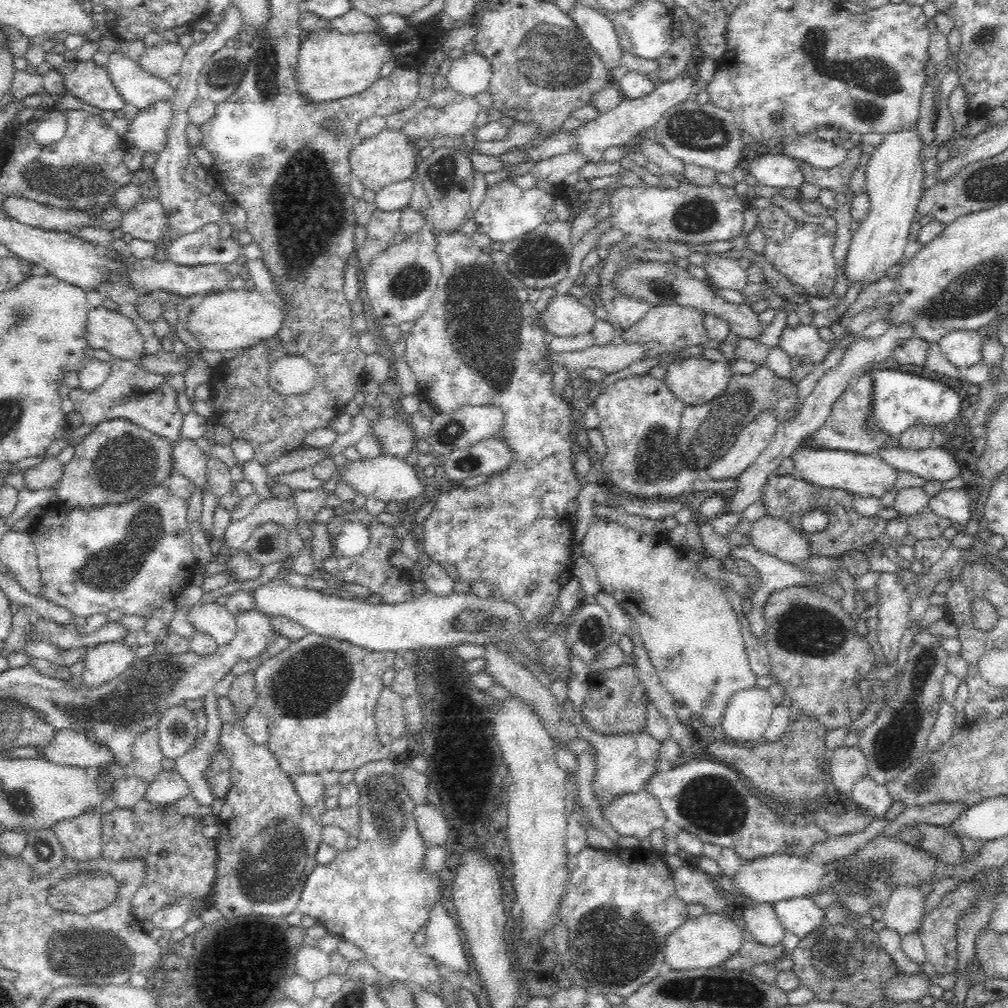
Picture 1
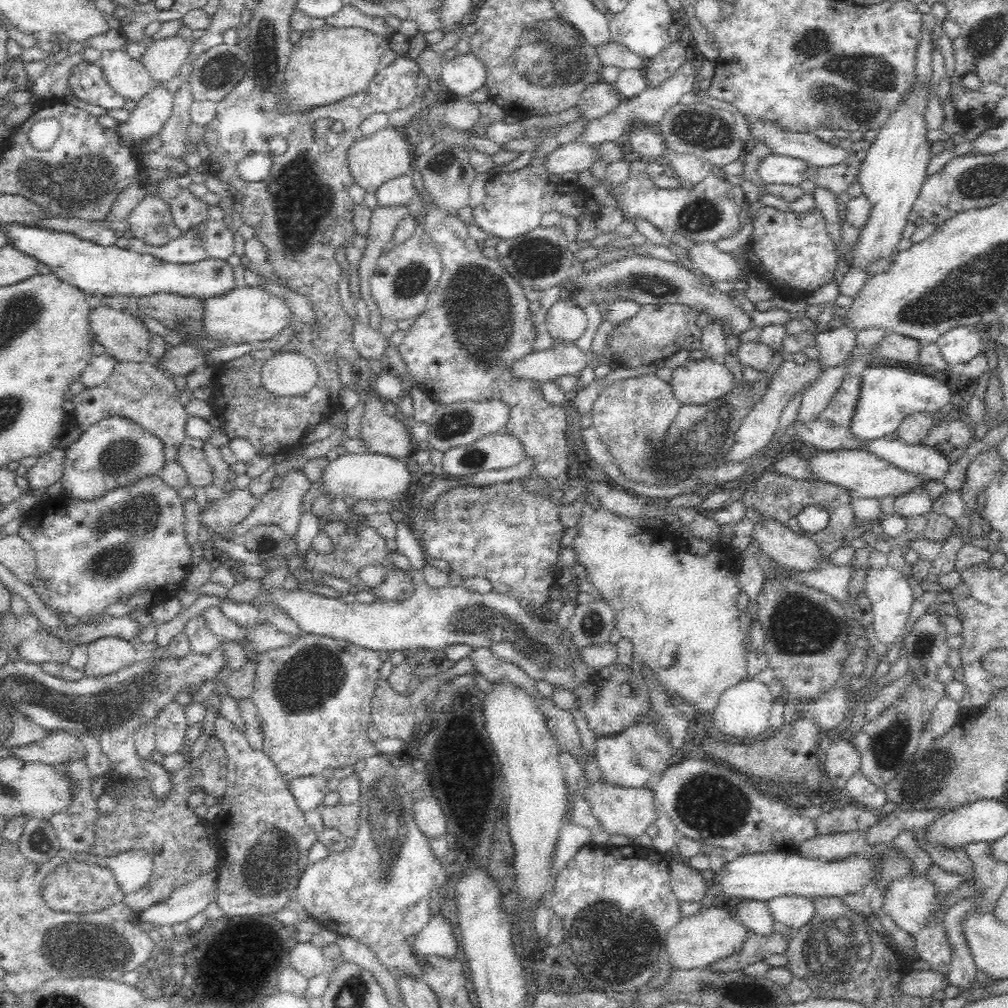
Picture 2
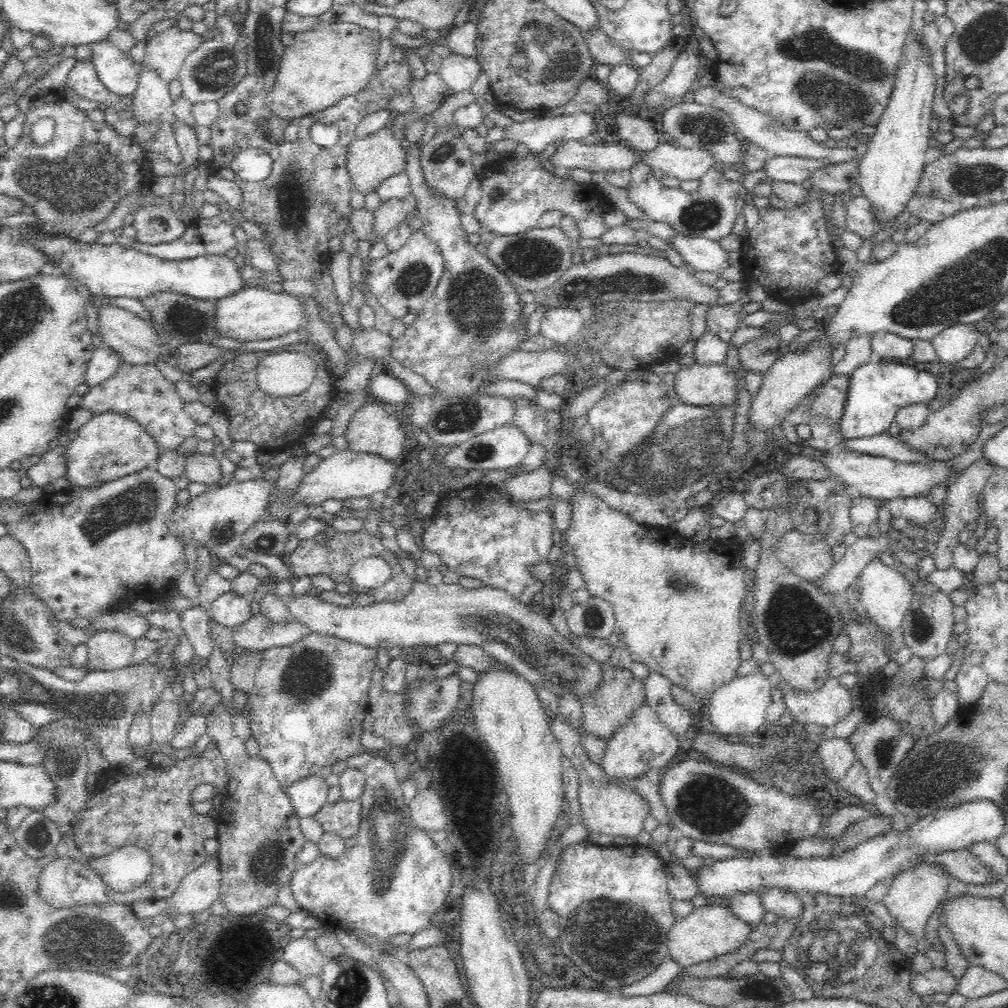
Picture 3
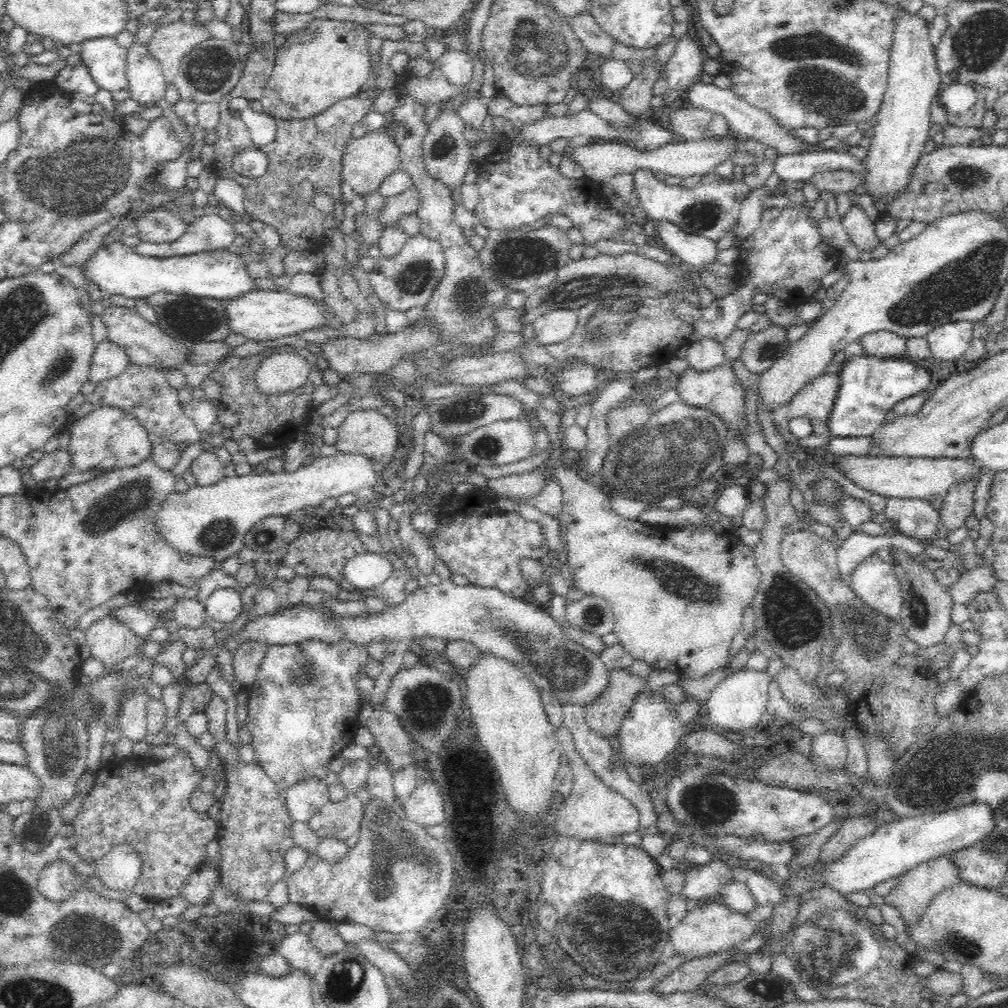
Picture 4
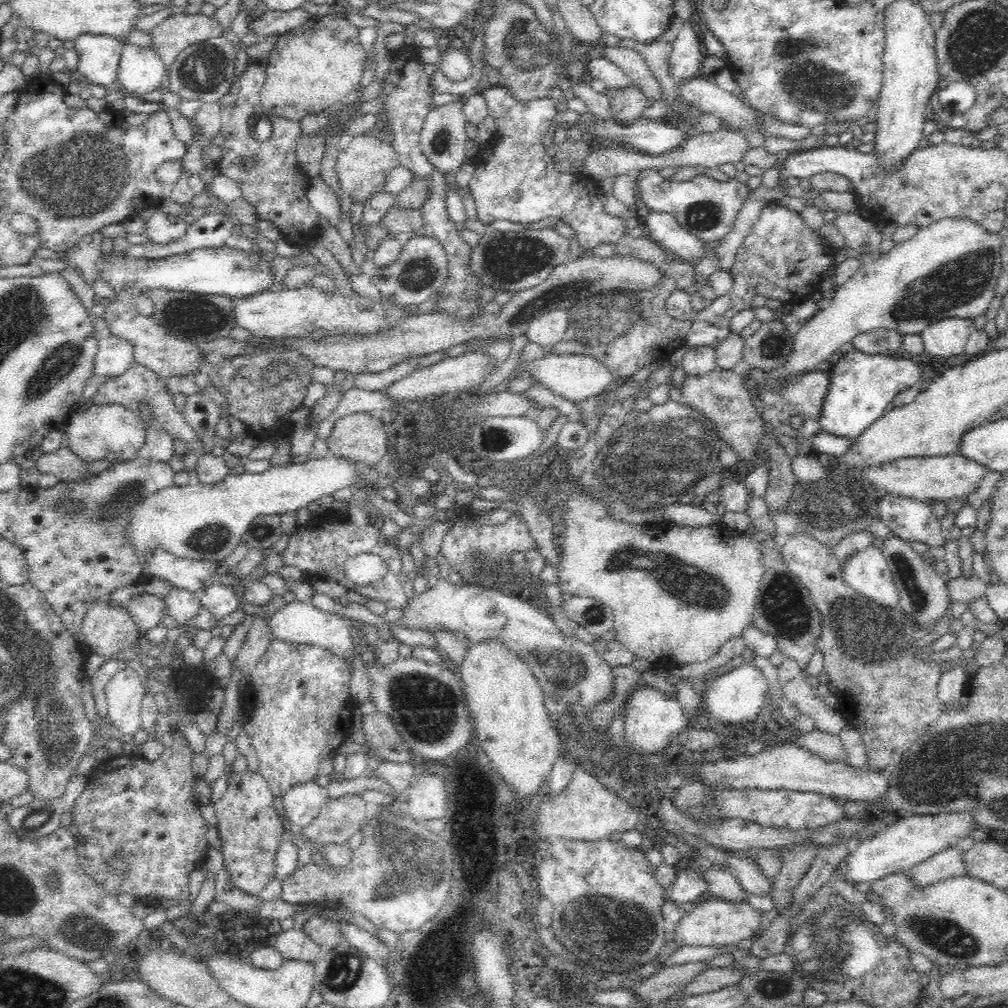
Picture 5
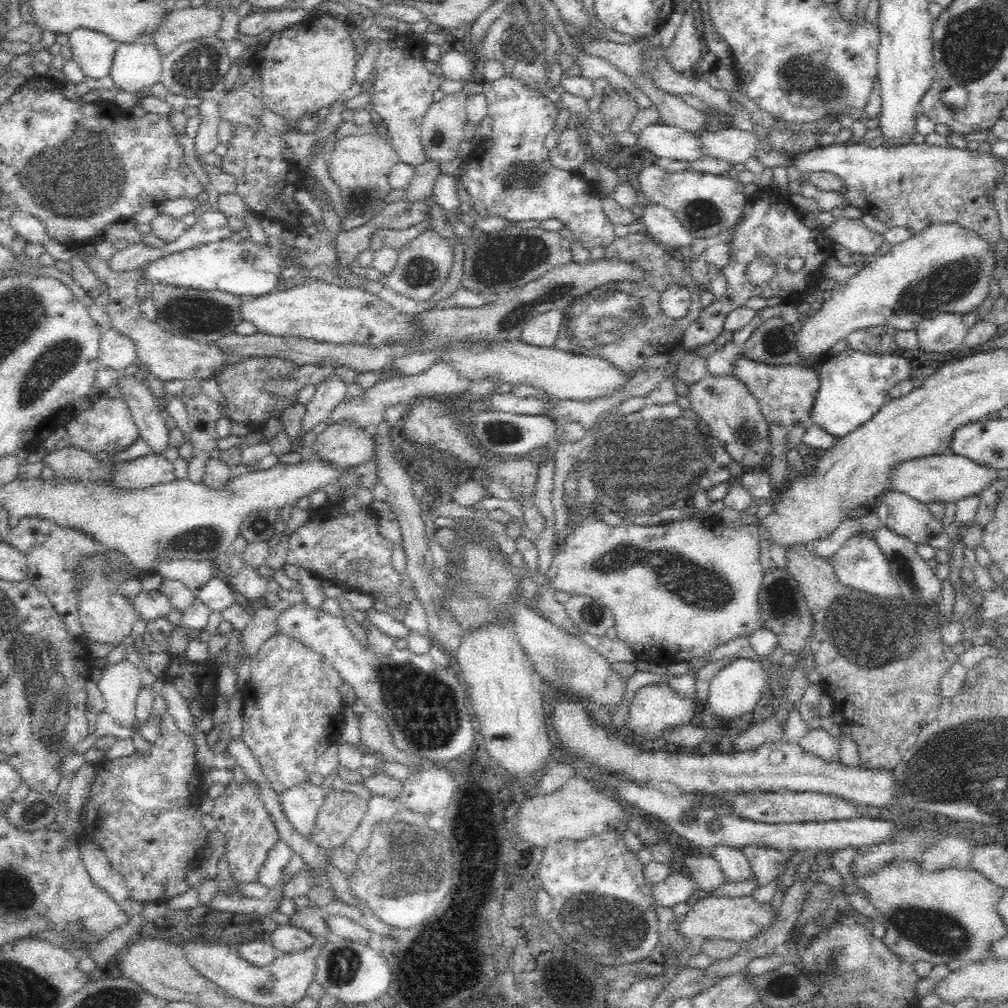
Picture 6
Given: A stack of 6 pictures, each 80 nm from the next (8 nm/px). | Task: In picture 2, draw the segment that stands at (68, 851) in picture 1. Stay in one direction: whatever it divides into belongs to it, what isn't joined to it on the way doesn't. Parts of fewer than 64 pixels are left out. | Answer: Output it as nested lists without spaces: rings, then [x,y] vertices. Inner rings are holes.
[[[78,756],[75,759],[64,761],[53,766],[71,786],[71,799],[69,805],[64,811],[55,812],[51,816],[50,822],[56,831],[60,848],[70,852],[78,853],[80,856],[88,853],[87,850],[93,843],[93,826],[96,822],[97,802],[92,798],[92,776],[86,768],[84,756]]]

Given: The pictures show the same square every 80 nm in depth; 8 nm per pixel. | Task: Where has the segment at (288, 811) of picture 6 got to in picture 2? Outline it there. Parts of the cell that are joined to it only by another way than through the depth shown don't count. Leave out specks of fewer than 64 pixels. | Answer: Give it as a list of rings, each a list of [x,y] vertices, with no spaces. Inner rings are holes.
[[[321,773],[302,776],[296,780],[290,780],[288,784],[298,808],[304,813],[322,806],[324,796],[329,791],[328,781]]]

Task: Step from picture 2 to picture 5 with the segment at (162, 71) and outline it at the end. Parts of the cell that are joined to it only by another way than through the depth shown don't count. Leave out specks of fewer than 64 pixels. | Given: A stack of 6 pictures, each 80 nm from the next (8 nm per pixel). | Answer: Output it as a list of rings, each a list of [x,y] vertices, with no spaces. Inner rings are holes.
[[[184,11],[182,14],[170,15],[164,22],[154,26],[150,33],[153,41],[151,47],[168,68],[188,46],[221,34],[221,24],[214,15],[209,16],[205,12],[187,14]]]

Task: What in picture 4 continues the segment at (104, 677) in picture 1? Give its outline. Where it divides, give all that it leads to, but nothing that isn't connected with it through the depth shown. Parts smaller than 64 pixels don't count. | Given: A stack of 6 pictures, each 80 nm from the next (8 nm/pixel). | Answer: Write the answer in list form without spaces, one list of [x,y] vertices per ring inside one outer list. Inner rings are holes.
[[[113,612],[102,616],[83,631],[86,635],[84,645],[106,670],[138,652],[138,636]]]

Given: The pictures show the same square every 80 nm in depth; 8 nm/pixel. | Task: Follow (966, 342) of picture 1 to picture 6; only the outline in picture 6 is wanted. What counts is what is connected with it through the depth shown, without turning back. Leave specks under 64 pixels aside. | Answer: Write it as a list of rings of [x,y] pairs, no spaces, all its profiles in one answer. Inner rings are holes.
[[[978,309],[965,313],[936,312],[916,322],[915,333],[922,351],[958,354],[964,347],[967,330],[980,320]]]

